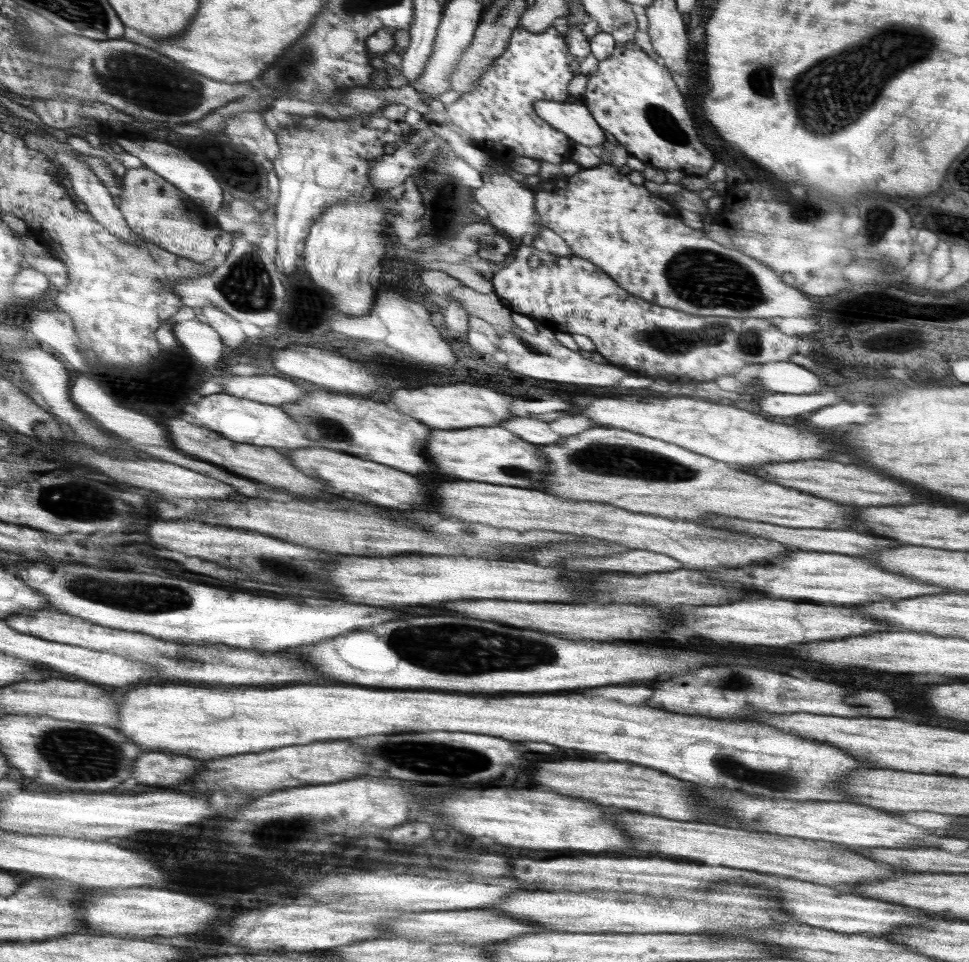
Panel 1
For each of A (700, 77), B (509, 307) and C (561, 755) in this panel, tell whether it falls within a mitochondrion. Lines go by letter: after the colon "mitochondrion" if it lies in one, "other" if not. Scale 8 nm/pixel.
A: other
B: other
C: other

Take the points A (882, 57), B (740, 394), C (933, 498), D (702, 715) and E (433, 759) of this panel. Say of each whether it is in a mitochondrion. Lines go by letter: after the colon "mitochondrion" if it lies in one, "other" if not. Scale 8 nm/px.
A: mitochondrion
B: other
C: other
D: other
E: mitochondrion

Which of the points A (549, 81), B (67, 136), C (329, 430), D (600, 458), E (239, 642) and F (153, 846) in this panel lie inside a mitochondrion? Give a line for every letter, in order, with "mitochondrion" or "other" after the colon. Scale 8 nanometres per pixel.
A: other
B: other
C: mitochondrion
D: mitochondrion
E: other
F: other

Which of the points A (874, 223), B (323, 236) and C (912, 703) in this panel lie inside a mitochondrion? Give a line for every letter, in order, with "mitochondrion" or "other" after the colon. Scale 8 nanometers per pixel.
A: mitochondrion
B: other
C: other

